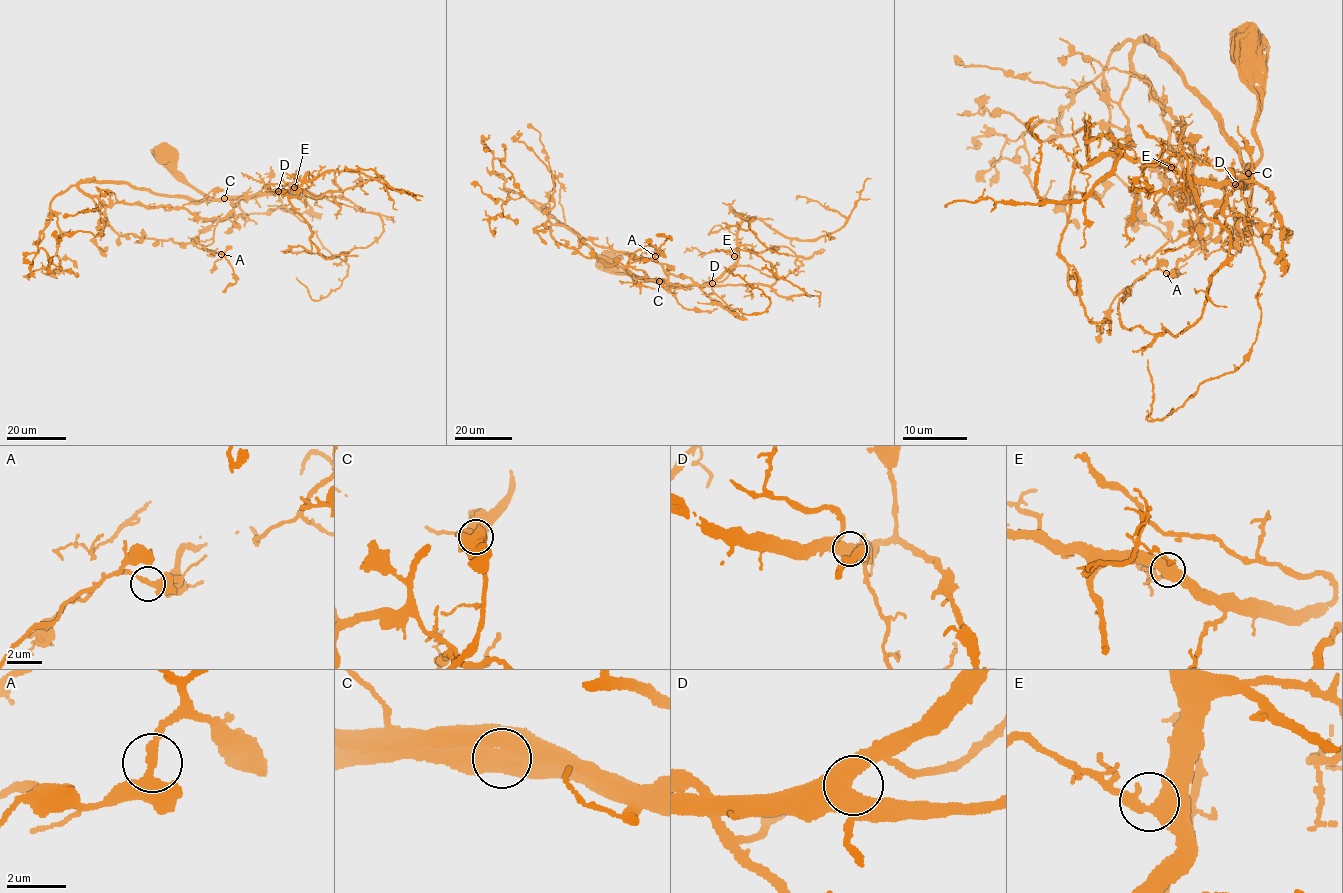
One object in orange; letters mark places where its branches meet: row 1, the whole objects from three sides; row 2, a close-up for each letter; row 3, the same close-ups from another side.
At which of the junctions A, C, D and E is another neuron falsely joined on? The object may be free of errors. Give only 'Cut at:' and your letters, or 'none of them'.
Cut at: none of them

